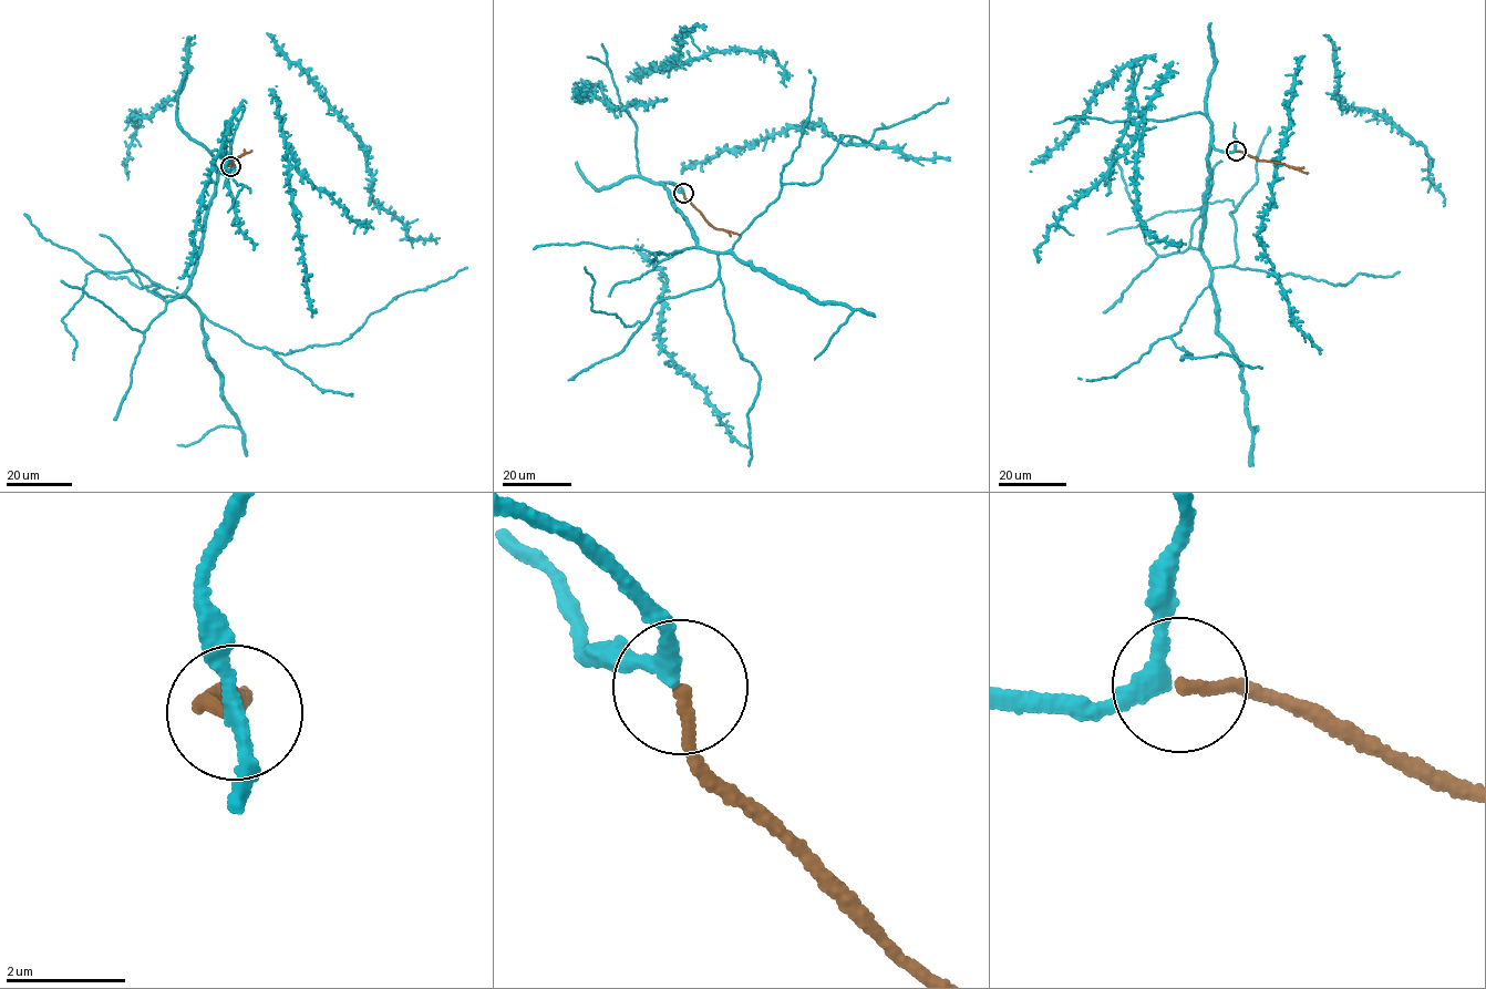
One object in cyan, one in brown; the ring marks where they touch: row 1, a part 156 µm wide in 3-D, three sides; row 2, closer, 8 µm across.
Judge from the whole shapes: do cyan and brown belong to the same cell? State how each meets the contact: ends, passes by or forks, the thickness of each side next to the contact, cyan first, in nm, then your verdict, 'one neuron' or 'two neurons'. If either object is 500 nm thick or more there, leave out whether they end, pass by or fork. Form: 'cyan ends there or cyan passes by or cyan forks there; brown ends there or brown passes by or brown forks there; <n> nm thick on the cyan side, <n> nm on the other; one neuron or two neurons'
cyan passes by; brown ends there; 240 nm thick on the cyan side, 200 nm on the other; one neuron

